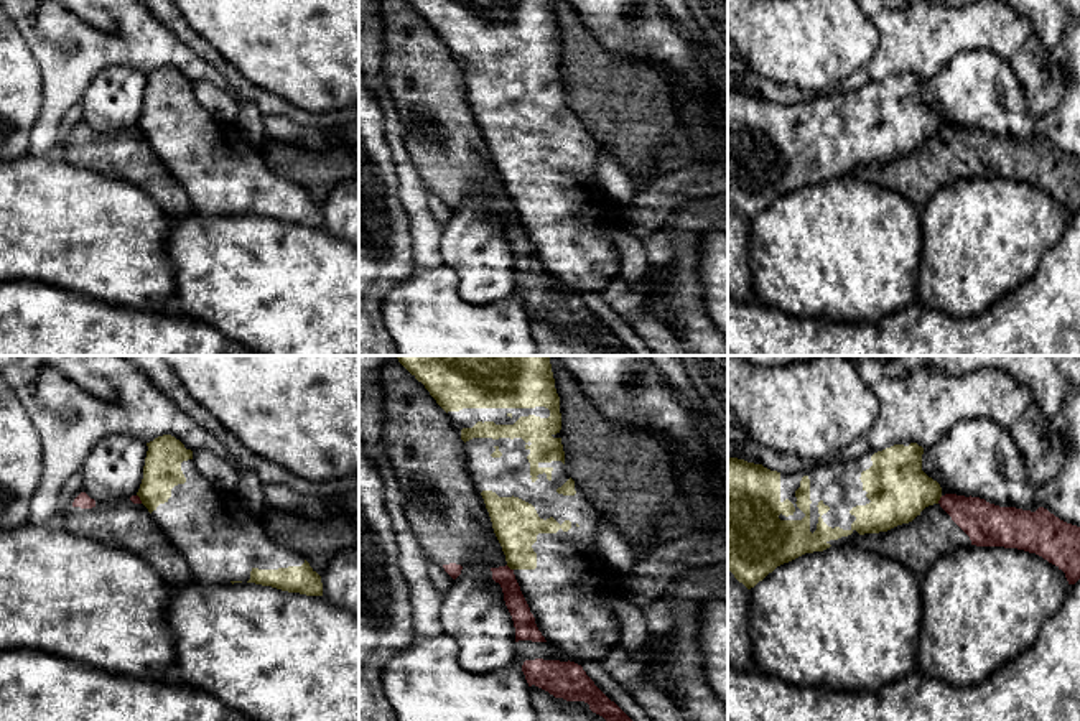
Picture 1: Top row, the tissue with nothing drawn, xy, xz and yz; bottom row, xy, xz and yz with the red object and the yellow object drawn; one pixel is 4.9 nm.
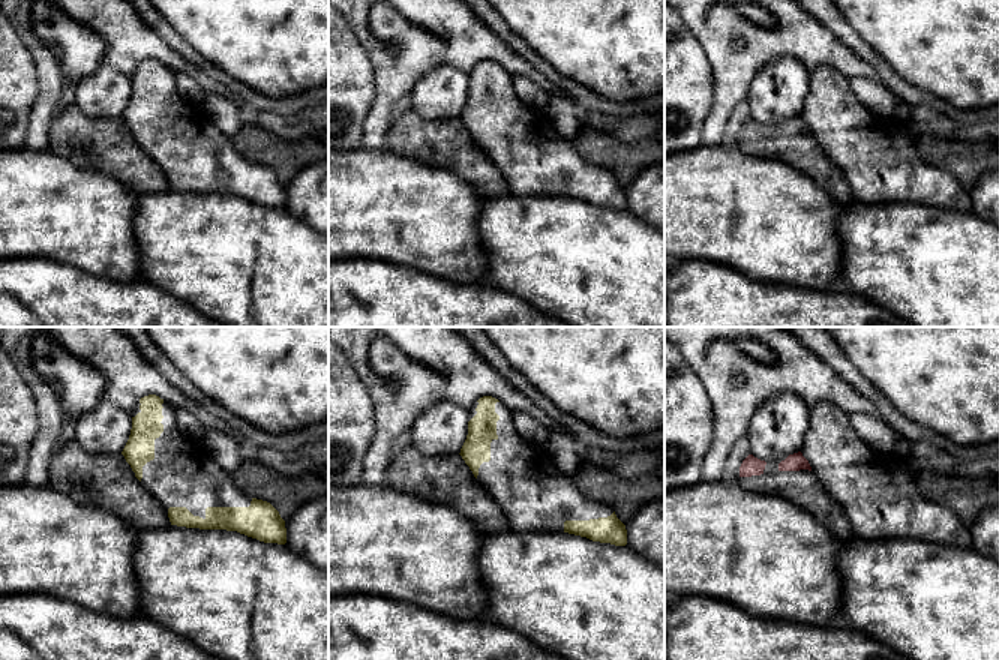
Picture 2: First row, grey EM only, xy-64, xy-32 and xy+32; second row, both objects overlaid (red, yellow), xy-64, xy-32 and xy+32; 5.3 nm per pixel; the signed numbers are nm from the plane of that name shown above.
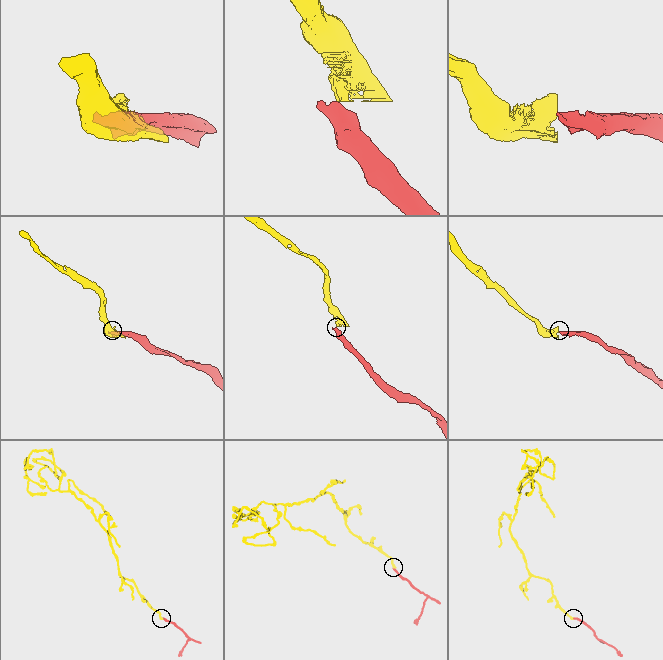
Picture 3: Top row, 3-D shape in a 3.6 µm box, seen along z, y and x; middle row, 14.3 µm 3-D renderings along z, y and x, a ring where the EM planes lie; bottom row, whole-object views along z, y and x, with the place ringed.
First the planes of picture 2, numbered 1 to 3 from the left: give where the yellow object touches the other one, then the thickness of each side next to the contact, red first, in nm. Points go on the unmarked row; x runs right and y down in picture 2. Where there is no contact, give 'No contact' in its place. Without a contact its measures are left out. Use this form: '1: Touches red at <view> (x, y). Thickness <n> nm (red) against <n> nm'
1: No contact
2: No contact
3: No contact

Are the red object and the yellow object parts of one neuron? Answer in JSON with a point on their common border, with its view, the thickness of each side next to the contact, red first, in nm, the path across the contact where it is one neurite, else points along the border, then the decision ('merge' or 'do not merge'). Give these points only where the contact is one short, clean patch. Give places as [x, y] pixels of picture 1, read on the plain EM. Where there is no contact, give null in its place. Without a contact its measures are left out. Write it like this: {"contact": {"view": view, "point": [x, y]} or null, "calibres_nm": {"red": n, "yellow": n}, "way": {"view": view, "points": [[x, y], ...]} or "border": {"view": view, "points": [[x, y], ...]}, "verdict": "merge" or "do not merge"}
{"contact": {"view": "yz", "point": [940, 130]}, "calibres_nm": {"red": 200, "yellow": 300}, "border": {"view": "yz", "points": [[942, 127], [937, 134]]}, "verdict": "do not merge"}

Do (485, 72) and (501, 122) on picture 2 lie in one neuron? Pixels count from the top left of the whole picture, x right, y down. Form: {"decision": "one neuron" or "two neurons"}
{"decision": "one neuron"}

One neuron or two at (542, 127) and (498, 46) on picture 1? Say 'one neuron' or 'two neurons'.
one neuron

